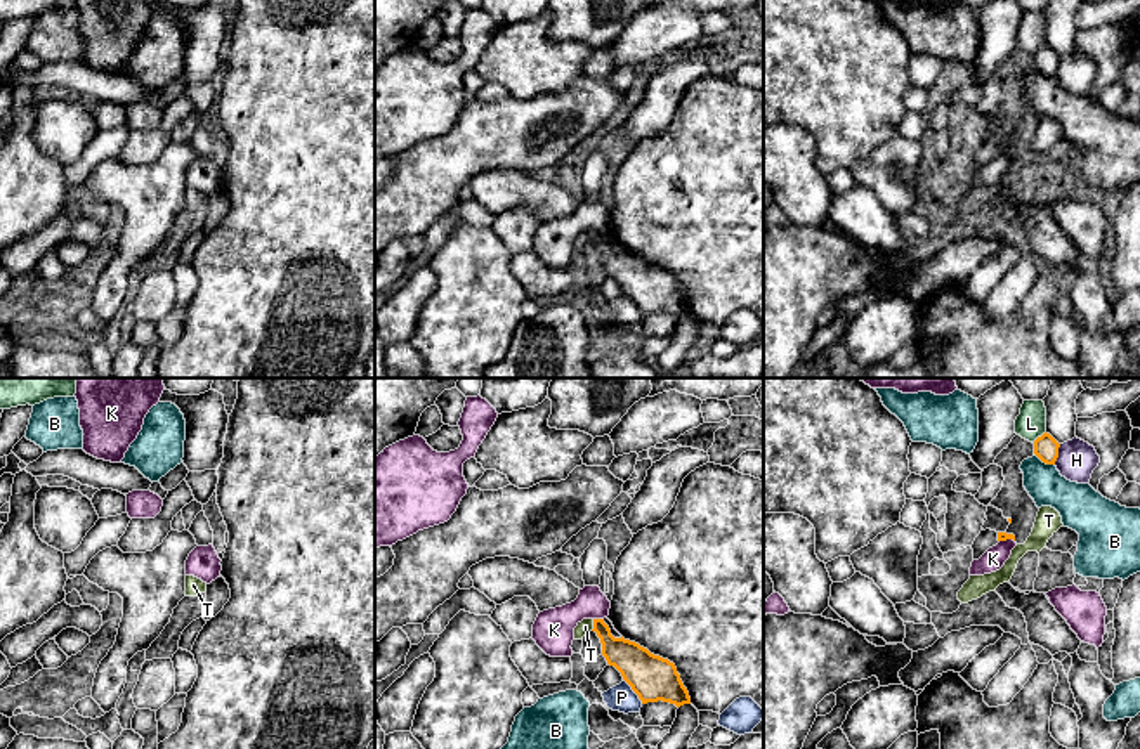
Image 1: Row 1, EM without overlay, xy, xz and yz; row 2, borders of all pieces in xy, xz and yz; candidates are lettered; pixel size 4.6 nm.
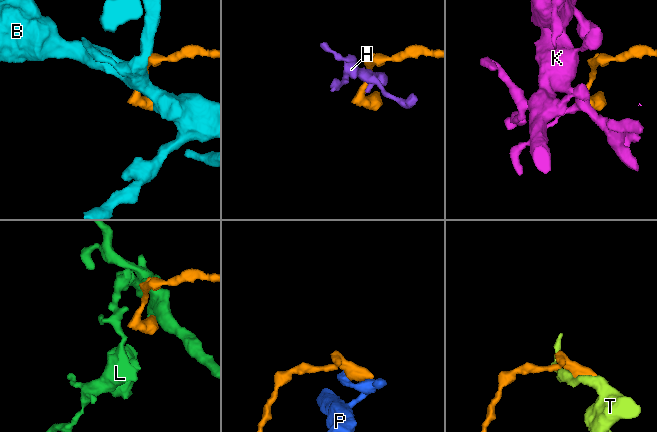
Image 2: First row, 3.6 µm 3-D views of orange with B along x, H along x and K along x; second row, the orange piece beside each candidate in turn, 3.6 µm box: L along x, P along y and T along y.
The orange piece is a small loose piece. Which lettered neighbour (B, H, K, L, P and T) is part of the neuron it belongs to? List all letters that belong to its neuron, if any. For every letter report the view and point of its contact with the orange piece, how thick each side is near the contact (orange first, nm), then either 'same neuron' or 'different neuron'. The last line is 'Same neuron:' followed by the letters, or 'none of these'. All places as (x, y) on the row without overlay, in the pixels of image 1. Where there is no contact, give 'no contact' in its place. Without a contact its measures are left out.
B: yz (1045, 73) | 110/190 nm | different neuron
H: yz (1057, 66) | 110/180 nm | different neuron
K: xz (599, 231) | 160/190 nm | different neuron
L: yz (1038, 49) | 110/140 nm | different neuron
P: xz (632, 300) | 220/120 nm | different neuron
T: xz (594, 236) | 160/70 nm | different neuron
Same neuron: none of these

